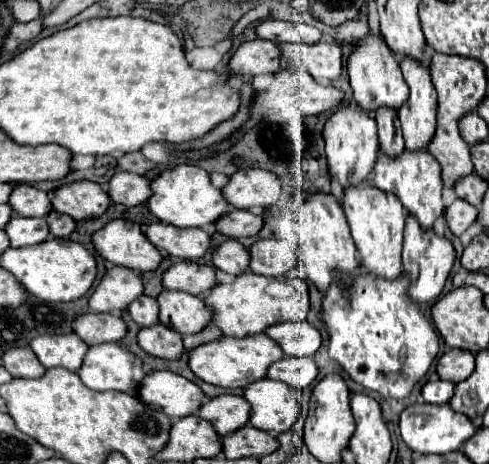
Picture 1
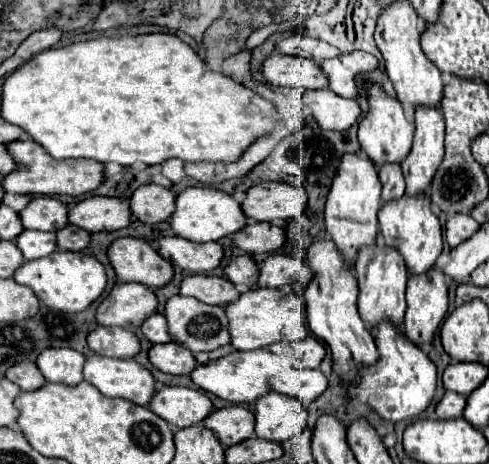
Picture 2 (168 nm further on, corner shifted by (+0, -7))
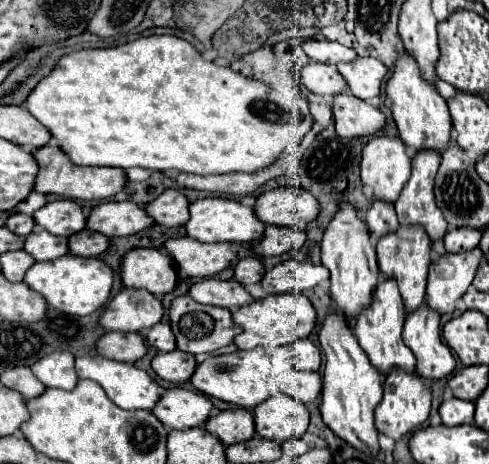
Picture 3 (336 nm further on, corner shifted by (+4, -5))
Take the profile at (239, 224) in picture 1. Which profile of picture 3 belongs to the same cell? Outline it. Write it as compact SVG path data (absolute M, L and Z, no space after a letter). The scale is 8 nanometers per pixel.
M266 226L262 240L252 244L252 248L258 256L280 256L290 250L300 250L304 242L306 242L306 232L298 228Z

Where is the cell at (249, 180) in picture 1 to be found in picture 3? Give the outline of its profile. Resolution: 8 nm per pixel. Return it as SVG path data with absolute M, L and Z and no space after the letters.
M284 186L260 194L254 210L264 224L302 228L318 218L320 204L308 190Z

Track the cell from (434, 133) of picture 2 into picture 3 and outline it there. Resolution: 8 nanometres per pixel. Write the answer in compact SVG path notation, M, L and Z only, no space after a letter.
M416 154L416 158L412 158L412 176L404 186L404 194L400 194L400 198L396 202L398 222L422 226L432 242L442 240L444 234L448 232L448 224L444 220L444 214L438 210L438 206L434 202L434 192L432 192L438 166L440 166L440 158L436 158L436 154Z

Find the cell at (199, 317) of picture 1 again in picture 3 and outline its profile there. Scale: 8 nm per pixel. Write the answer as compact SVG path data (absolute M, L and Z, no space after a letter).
M178 296L170 306L170 326L176 336L178 350L188 354L200 354L200 352L216 352L222 346L228 346L234 342L234 338L242 332L240 326L232 320L232 312L218 306L206 306L190 296Z

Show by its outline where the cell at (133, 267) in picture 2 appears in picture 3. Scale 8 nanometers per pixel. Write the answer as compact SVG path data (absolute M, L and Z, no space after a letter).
M136 248L122 260L122 282L126 288L144 288L162 296L176 288L178 276L172 258L164 250Z

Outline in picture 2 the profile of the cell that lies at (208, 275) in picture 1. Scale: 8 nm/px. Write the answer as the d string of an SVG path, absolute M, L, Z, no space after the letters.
M206 274L186 276L180 284L180 294L216 306L226 306L240 296L230 280L220 276L206 276Z

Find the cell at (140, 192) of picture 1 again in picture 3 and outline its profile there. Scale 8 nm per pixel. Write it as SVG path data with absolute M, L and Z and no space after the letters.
M164 190L154 202L146 204L148 214L162 226L184 226L190 218L188 198L180 190Z

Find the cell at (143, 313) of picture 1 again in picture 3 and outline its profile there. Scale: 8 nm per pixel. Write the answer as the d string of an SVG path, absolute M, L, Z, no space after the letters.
M160 322L160 324L152 326L152 330L148 330L146 338L160 352L172 352L172 350L176 350L176 340L174 340L174 334L172 334L172 330L170 330L168 324Z

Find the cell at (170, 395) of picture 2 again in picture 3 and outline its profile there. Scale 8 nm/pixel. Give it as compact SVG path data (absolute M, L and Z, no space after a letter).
M170 388L152 412L164 426L172 430L182 430L204 424L210 416L210 410L212 402L208 396L186 388Z

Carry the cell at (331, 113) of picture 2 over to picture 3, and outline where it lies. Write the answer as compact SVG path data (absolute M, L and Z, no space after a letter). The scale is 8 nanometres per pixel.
M340 94L332 106L336 132L344 138L378 136L384 130L386 114L352 94Z

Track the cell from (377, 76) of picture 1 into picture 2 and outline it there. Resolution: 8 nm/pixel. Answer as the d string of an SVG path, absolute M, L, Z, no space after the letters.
M364 82L364 92L368 96L370 110L358 124L358 140L360 140L362 152L368 154L368 158L378 166L384 162L398 162L400 164L404 160L404 156L410 152L414 122L408 120L402 102L396 96L390 96L380 84Z

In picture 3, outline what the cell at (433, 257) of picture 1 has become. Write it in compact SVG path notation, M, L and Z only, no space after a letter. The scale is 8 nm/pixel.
M428 306L408 314L402 340L416 356L416 372L426 382L448 378L454 372L456 360L440 340L440 316L432 314Z

